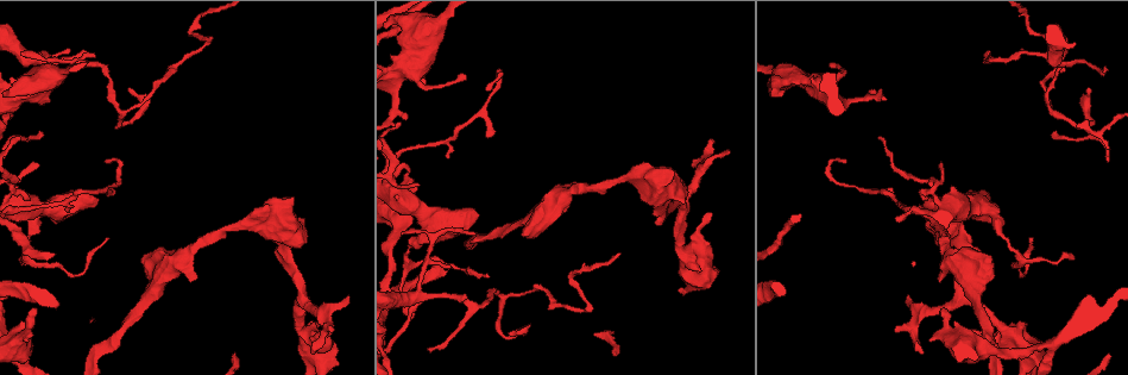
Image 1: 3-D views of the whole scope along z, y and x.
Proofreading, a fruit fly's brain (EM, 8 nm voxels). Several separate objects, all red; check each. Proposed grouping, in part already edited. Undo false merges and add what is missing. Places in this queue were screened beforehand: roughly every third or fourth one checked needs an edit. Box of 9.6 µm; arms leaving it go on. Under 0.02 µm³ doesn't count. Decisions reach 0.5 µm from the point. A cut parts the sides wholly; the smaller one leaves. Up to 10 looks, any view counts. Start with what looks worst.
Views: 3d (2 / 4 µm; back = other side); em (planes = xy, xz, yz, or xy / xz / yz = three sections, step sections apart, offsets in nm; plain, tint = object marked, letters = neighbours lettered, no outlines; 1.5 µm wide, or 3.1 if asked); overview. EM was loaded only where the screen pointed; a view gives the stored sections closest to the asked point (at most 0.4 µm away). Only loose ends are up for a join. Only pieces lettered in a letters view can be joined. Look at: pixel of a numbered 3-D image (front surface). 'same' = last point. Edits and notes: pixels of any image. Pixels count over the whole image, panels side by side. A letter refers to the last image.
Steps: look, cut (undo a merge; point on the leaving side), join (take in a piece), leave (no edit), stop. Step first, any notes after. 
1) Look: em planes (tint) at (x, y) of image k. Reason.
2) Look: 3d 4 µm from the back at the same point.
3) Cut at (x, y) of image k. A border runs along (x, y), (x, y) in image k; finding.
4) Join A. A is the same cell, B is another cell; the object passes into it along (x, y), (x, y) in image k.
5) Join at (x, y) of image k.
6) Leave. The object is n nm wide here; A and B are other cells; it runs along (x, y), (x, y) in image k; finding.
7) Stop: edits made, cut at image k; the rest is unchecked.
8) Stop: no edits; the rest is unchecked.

Look: 3d 4 µm at (191, 280) of image 1. Free end.

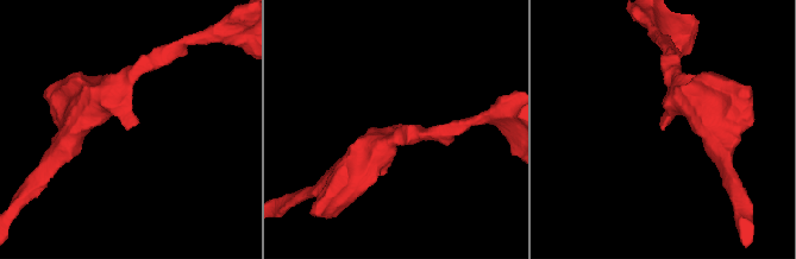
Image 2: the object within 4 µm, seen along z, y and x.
Look: em yz step 8 (letters) at (662, 128) of image 2.

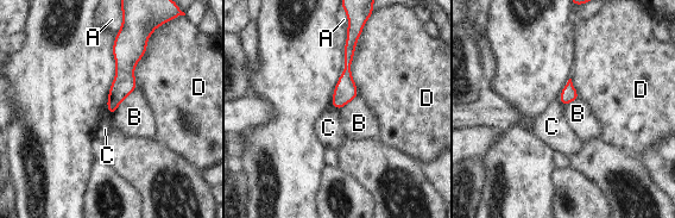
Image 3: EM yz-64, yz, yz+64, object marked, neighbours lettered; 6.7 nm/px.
Look: em planes (letters) at the same point. Another direction.

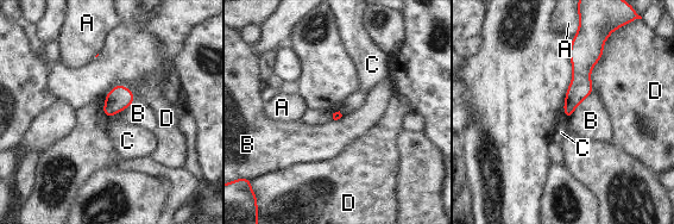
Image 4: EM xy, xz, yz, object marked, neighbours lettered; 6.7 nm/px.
Leave. The longest contact is with D, 360 nm; A, B, C and D are other cells; no lettered piece goes on from it.

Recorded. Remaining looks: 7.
Look: 3d 4 µm from the back at (104, 65) of image 1. Abrupt turn.

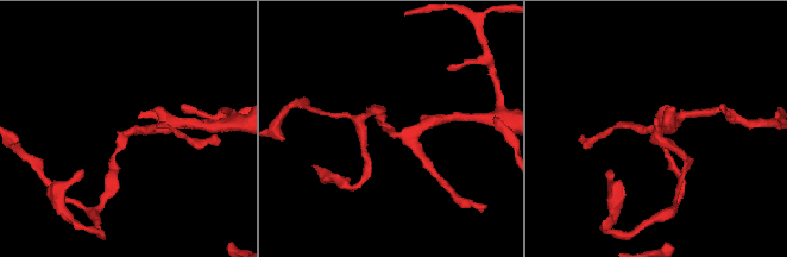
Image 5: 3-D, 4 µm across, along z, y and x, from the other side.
Look: em planes (tint) at (123, 138) of image 5. Now the EM.

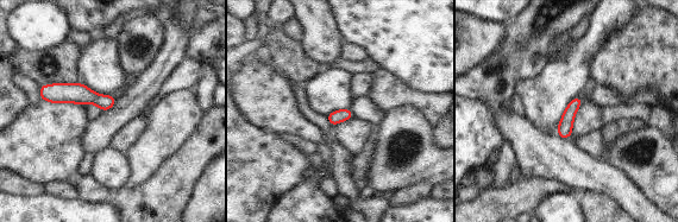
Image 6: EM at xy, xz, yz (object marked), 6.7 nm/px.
Look: em planes (letters) at the same point.

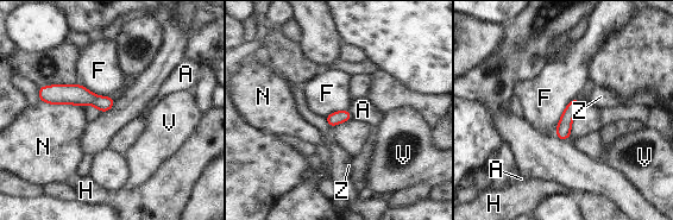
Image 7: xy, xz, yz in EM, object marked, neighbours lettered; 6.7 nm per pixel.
Leave. A, F, H, N, V and Z are other cells; a border runs along (576, 96), (566, 106), (554, 134) in image 7; one neuron here.

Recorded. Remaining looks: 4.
Look: em planes (letters) at (1050, 354) of image 1. Sharp bend.

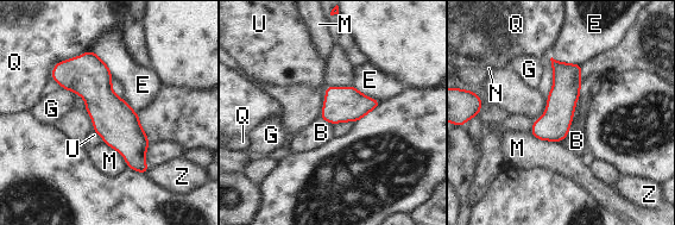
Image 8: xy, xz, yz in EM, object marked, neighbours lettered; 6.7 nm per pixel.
Leave. The longest contact is with Q, 320 nm; B, E, G, M, N, Q, U and Z are other cells; a border runs along (572, 122), (568, 135), (565, 138) in image 8; one neuron here.

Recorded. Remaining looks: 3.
Look: em xy step 4 (plain) at (409, 169) of image 1.

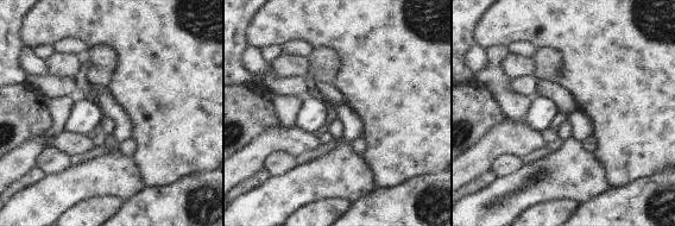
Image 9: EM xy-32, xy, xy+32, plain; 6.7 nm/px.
Look: em xy step 4 (letters) at the same point.

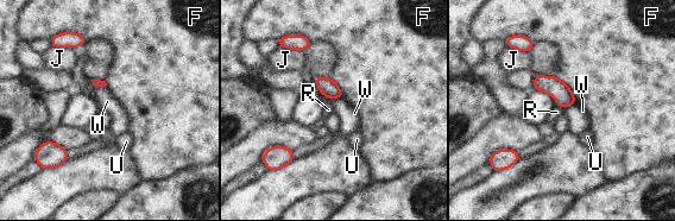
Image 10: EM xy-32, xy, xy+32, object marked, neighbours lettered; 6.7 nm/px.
Leave. The longest contact is with F, 240 nm; F, J, R, U and W are other cells; a border runs along (554, 76), (568, 87), (576, 101) in image 10; no lettered piece goes on from it.

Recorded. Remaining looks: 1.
Stop: no edits; the rest is unchecked.

